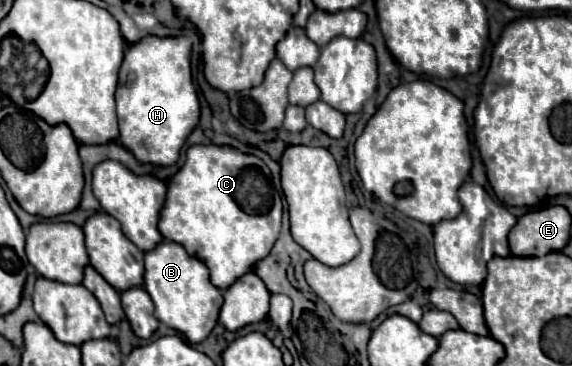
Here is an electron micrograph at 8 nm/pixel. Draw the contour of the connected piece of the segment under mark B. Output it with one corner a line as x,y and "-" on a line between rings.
161,242
155,250
145,254
145,284
155,304
155,318
169,328
181,332
191,344
203,342
217,324
219,306
223,306
221,290
209,282
209,270
197,258
189,256
183,246
175,242

